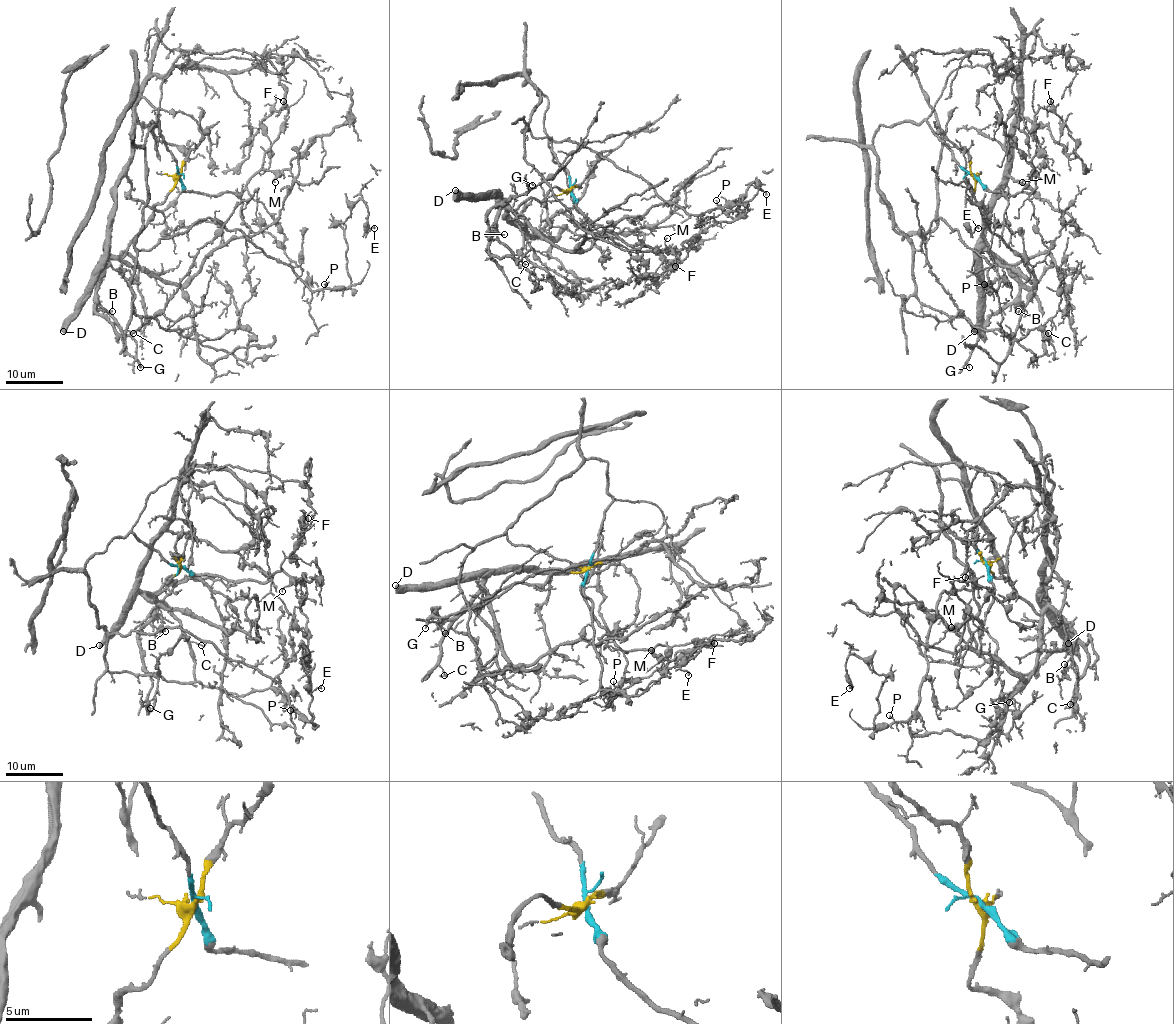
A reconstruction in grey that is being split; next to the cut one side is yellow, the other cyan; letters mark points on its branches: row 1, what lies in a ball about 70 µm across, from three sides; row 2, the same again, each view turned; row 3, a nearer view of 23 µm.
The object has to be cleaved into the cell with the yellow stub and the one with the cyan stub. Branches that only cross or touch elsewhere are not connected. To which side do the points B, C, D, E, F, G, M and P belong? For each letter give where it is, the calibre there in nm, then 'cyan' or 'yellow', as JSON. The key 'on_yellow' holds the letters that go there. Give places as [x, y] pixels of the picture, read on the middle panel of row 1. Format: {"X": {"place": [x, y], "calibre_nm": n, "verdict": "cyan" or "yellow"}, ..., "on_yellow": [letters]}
{"B": {"place": [504, 234], "calibre_nm": 130, "verdict": "yellow"}, "C": {"place": [525, 264], "calibre_nm": 90, "verdict": "yellow"}, "D": {"place": [455, 190], "calibre_nm": 550, "verdict": "yellow"}, "E": {"place": [766, 194], "calibre_nm": 130, "verdict": "cyan"}, "F": {"place": [675, 266], "calibre_nm": 100, "verdict": "cyan"}, "G": {"place": [532, 185], "calibre_nm": 120, "verdict": "yellow"}, "M": {"place": [667, 238], "calibre_nm": 110, "verdict": "cyan"}, "P": {"place": [716, 200], "calibre_nm": 70, "verdict": "cyan"}, "on_yellow": ["B", "C", "D", "G"]}

